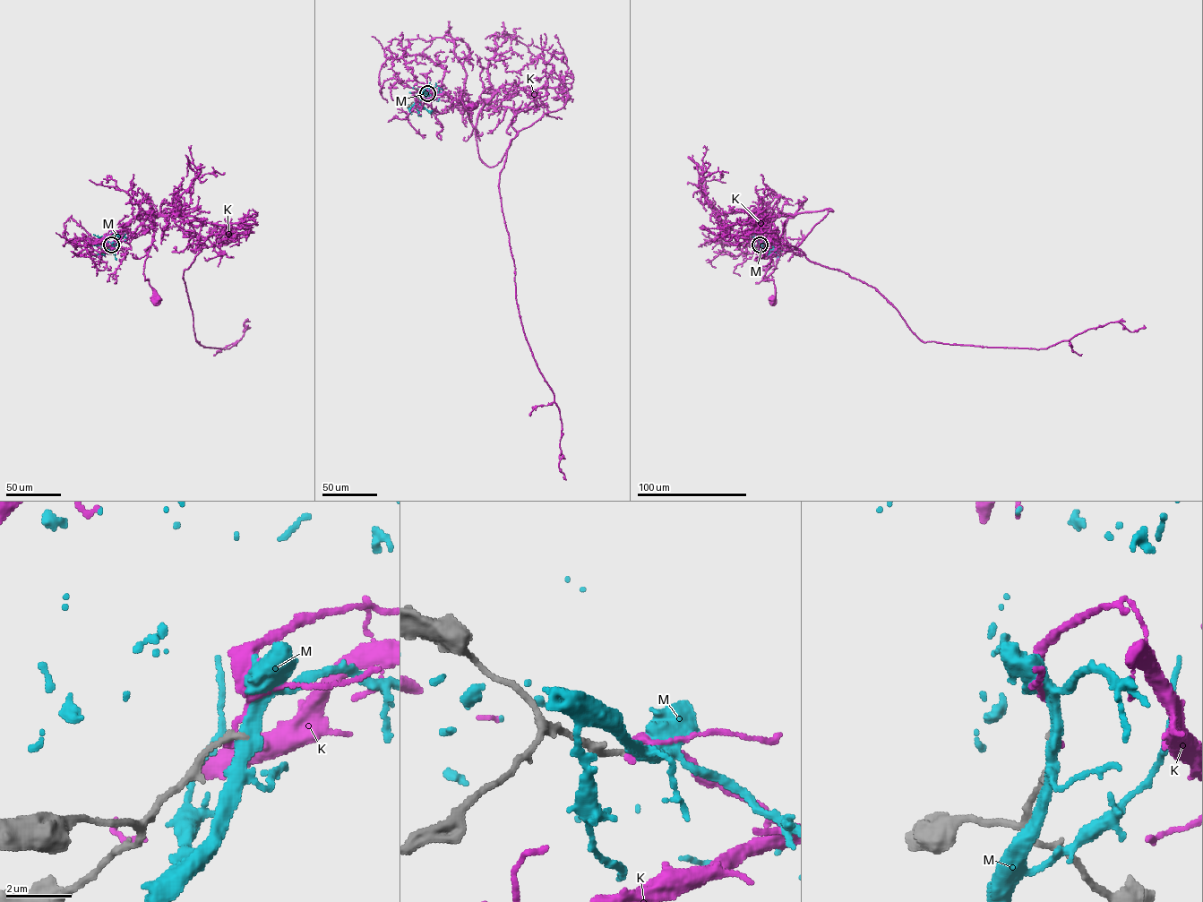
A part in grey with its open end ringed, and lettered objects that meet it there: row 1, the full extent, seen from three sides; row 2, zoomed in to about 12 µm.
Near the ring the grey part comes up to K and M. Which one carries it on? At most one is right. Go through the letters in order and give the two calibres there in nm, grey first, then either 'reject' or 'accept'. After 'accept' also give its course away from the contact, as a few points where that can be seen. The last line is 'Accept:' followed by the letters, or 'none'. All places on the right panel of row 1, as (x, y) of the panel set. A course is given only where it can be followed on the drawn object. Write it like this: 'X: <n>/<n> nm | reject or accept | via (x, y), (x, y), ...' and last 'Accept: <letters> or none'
K: 190/200 nm | reject
M: 170/440 nm | reject
Accept: none

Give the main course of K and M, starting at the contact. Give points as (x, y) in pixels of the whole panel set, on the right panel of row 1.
K: (760, 244), (768, 219), (786, 216), (762, 278), (774, 281), (772, 299)
M: (760, 244), (759, 237), (751, 236), (758, 237), (766, 231), (764, 227)

